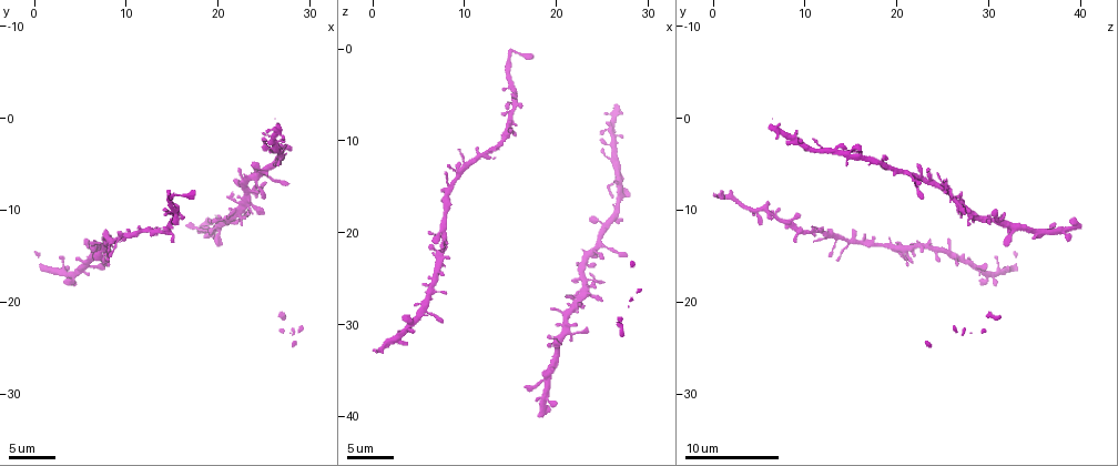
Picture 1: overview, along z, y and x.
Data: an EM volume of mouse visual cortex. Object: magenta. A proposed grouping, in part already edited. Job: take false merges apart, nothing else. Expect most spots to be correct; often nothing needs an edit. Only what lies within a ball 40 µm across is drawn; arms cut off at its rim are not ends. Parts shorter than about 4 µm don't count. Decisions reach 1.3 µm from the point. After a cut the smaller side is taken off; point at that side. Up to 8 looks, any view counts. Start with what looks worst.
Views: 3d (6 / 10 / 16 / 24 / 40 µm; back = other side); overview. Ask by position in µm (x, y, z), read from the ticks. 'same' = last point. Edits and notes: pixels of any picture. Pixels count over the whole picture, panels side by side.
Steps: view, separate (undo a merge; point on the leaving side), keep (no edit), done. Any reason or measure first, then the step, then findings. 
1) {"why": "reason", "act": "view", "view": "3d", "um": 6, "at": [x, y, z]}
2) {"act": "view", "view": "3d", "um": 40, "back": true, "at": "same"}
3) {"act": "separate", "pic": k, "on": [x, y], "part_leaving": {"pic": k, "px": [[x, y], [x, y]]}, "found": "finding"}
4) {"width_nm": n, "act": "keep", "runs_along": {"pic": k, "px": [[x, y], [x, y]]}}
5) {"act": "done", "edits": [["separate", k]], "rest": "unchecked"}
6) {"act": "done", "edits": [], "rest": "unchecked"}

{"why": "four-way junction", "act": "view", "view": "3d", "um": 10, "at": [20.2, 12.4, 32.6]}

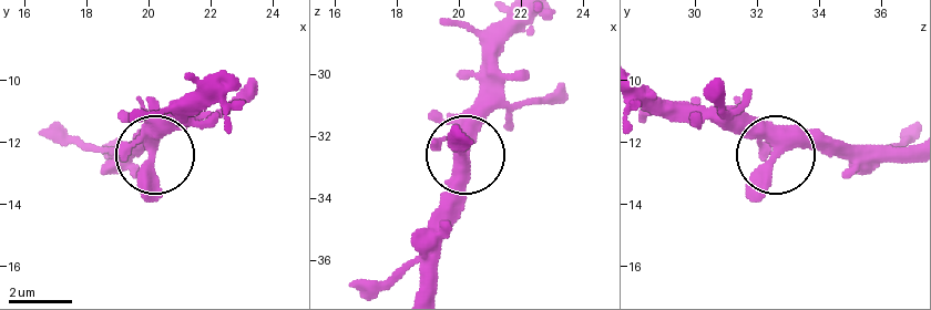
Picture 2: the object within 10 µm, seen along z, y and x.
{"arms": 4, "act": "keep", "found": "continuous, no second neuron"}

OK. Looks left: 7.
{"why": "looks like a crossing", "act": "view", "view": "3d", "um": 6, "at": [23.8, 8.0, 25.4]}

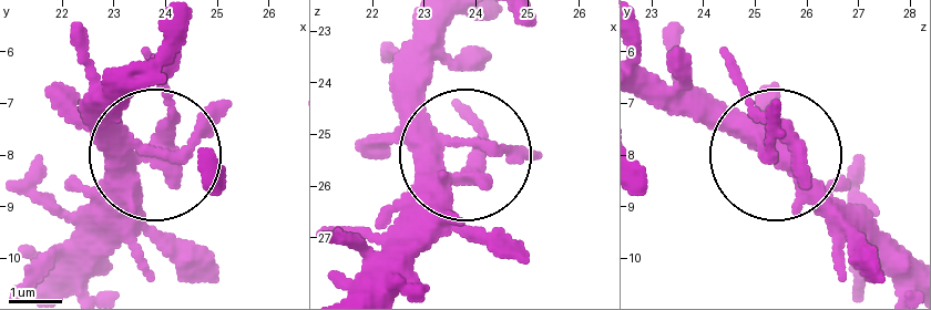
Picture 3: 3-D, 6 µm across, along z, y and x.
{"arms": 5, "act": "keep", "found": "all the same neuron"}

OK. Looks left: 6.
{"why": "side arm on a straight run", "act": "view", "view": "3d", "um": 6, "at": [26.6, 4.2, 17.2]}

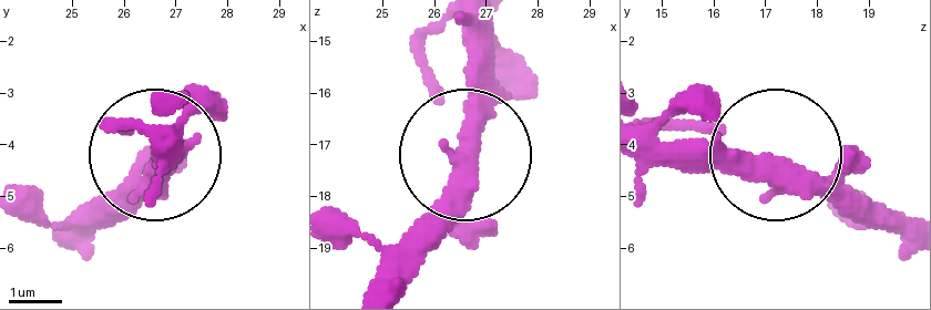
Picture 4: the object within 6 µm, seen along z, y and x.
{"width_nm": 340, "act": "keep", "found": "one neuron here"}

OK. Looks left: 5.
{"why": "four-way junction", "act": "view", "view": "3d", "um": 16, "at": [8.2, 13.4, 15.4]}

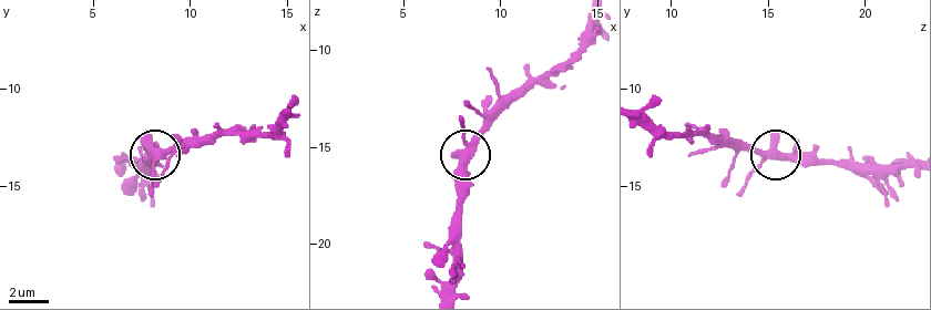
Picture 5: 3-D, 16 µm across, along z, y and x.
{"arms": 4, "act": "keep", "runs_along": {"pic": 5, "px": [[596, 20], [582, 44], [546, 70], [472, 148], [462, 212]]}, "found": "all the same neuron"}

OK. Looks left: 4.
{"act": "done", "edits": [], "rest": "unchecked"}

